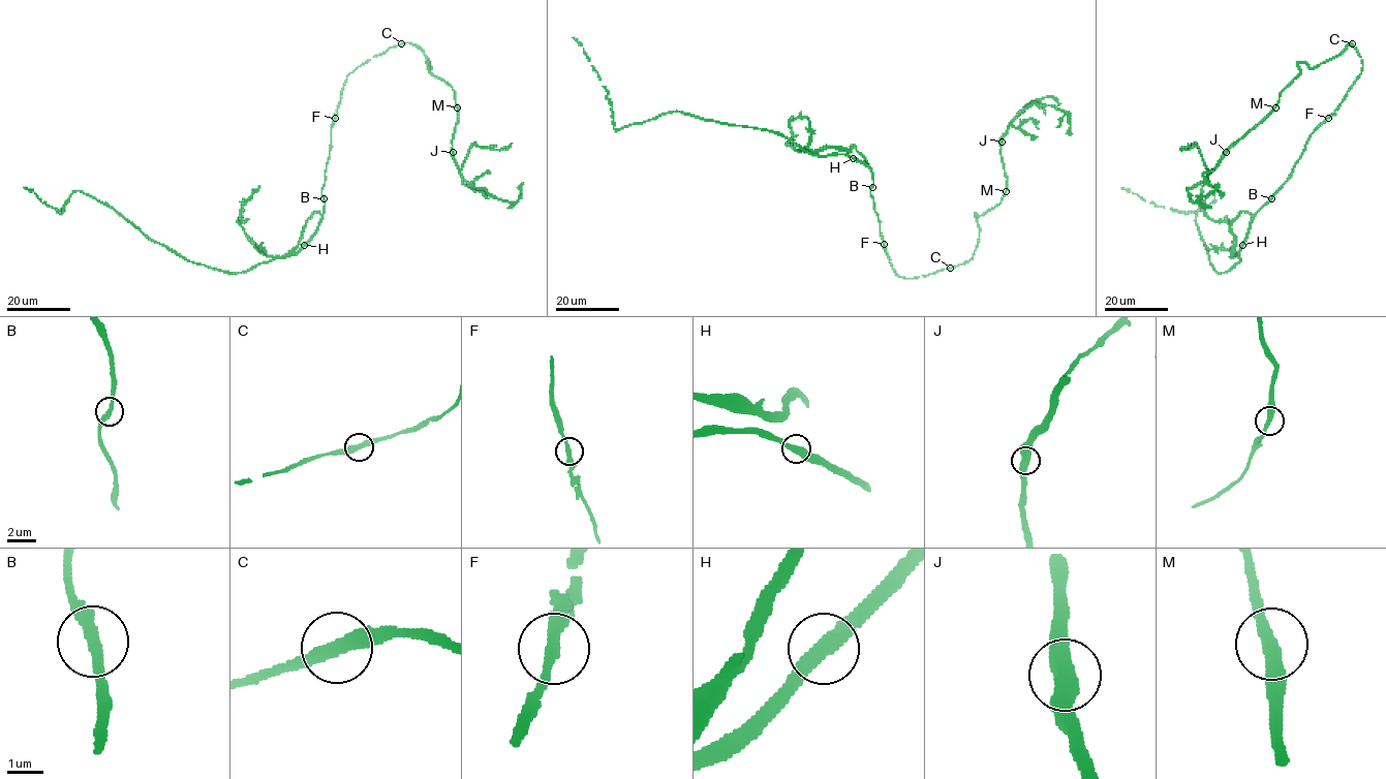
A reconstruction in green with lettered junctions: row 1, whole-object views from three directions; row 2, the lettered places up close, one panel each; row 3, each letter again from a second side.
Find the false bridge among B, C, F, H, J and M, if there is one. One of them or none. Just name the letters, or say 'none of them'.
none of them

